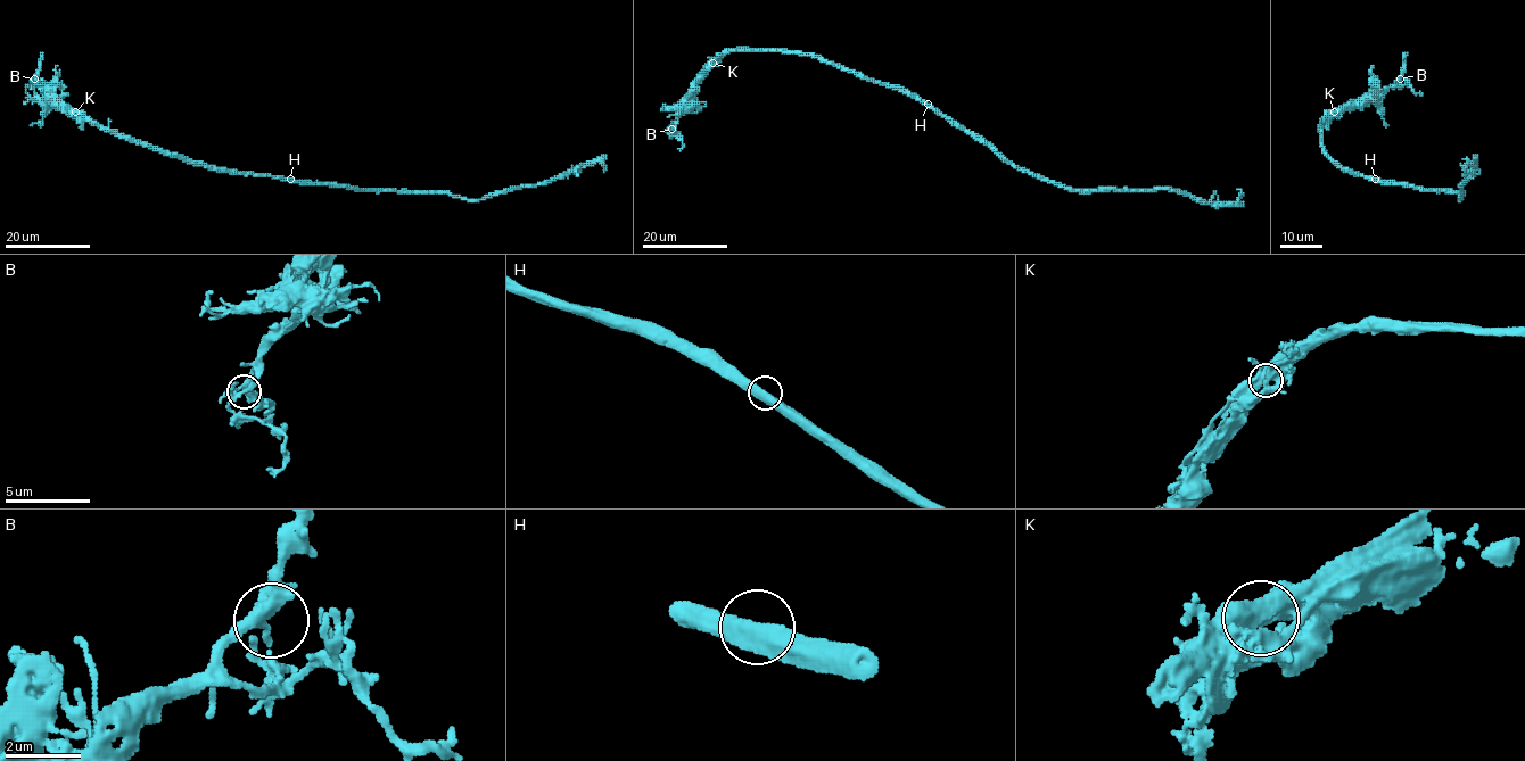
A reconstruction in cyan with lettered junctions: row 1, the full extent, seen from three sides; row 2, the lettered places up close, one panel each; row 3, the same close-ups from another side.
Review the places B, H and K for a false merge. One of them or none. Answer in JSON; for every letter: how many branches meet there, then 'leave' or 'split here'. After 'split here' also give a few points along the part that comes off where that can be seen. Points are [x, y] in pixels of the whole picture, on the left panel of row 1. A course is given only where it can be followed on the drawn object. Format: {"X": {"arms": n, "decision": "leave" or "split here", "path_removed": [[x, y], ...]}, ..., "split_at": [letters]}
{"B": {"arms": 3, "decision": "leave"}, "H": {"arms": 2, "decision": "leave"}, "K": {"arms": 3, "decision": "split here", "path_removed": [[75, 112], [42, 88], [32, 85], [40, 84], [46, 90], [40, 93]]}, "split_at": ["K"]}

